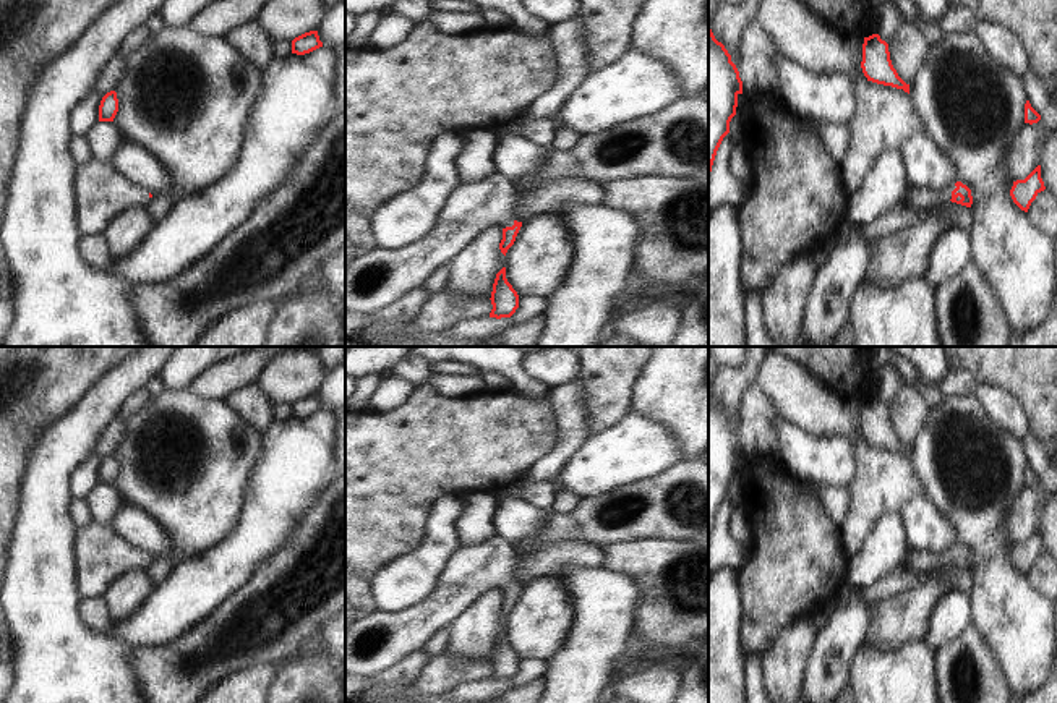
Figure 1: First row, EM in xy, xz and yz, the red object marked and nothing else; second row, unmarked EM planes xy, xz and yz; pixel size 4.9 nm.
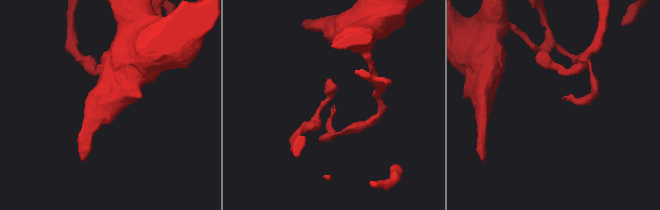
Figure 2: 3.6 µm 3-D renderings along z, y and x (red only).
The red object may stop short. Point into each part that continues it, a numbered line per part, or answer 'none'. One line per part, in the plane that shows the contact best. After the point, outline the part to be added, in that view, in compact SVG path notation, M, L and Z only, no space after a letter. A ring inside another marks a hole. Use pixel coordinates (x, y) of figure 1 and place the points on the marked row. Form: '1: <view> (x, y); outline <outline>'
1: yz (920, 198); outline M953 185L942 193L929 191L929 190L924 190L924 188L911 188L911 190L908 190L905 198L908 199L908 202L913 207L916 207L919 211L929 211L935 204L940 204L944 201L950 201L952 199L952 191L955 188L956 186Z

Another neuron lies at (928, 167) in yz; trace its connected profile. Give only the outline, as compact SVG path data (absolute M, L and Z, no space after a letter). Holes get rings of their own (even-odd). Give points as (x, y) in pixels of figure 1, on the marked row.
M924 133L903 143L900 154L908 173L908 190L924 188L942 193L956 183L950 159Z

